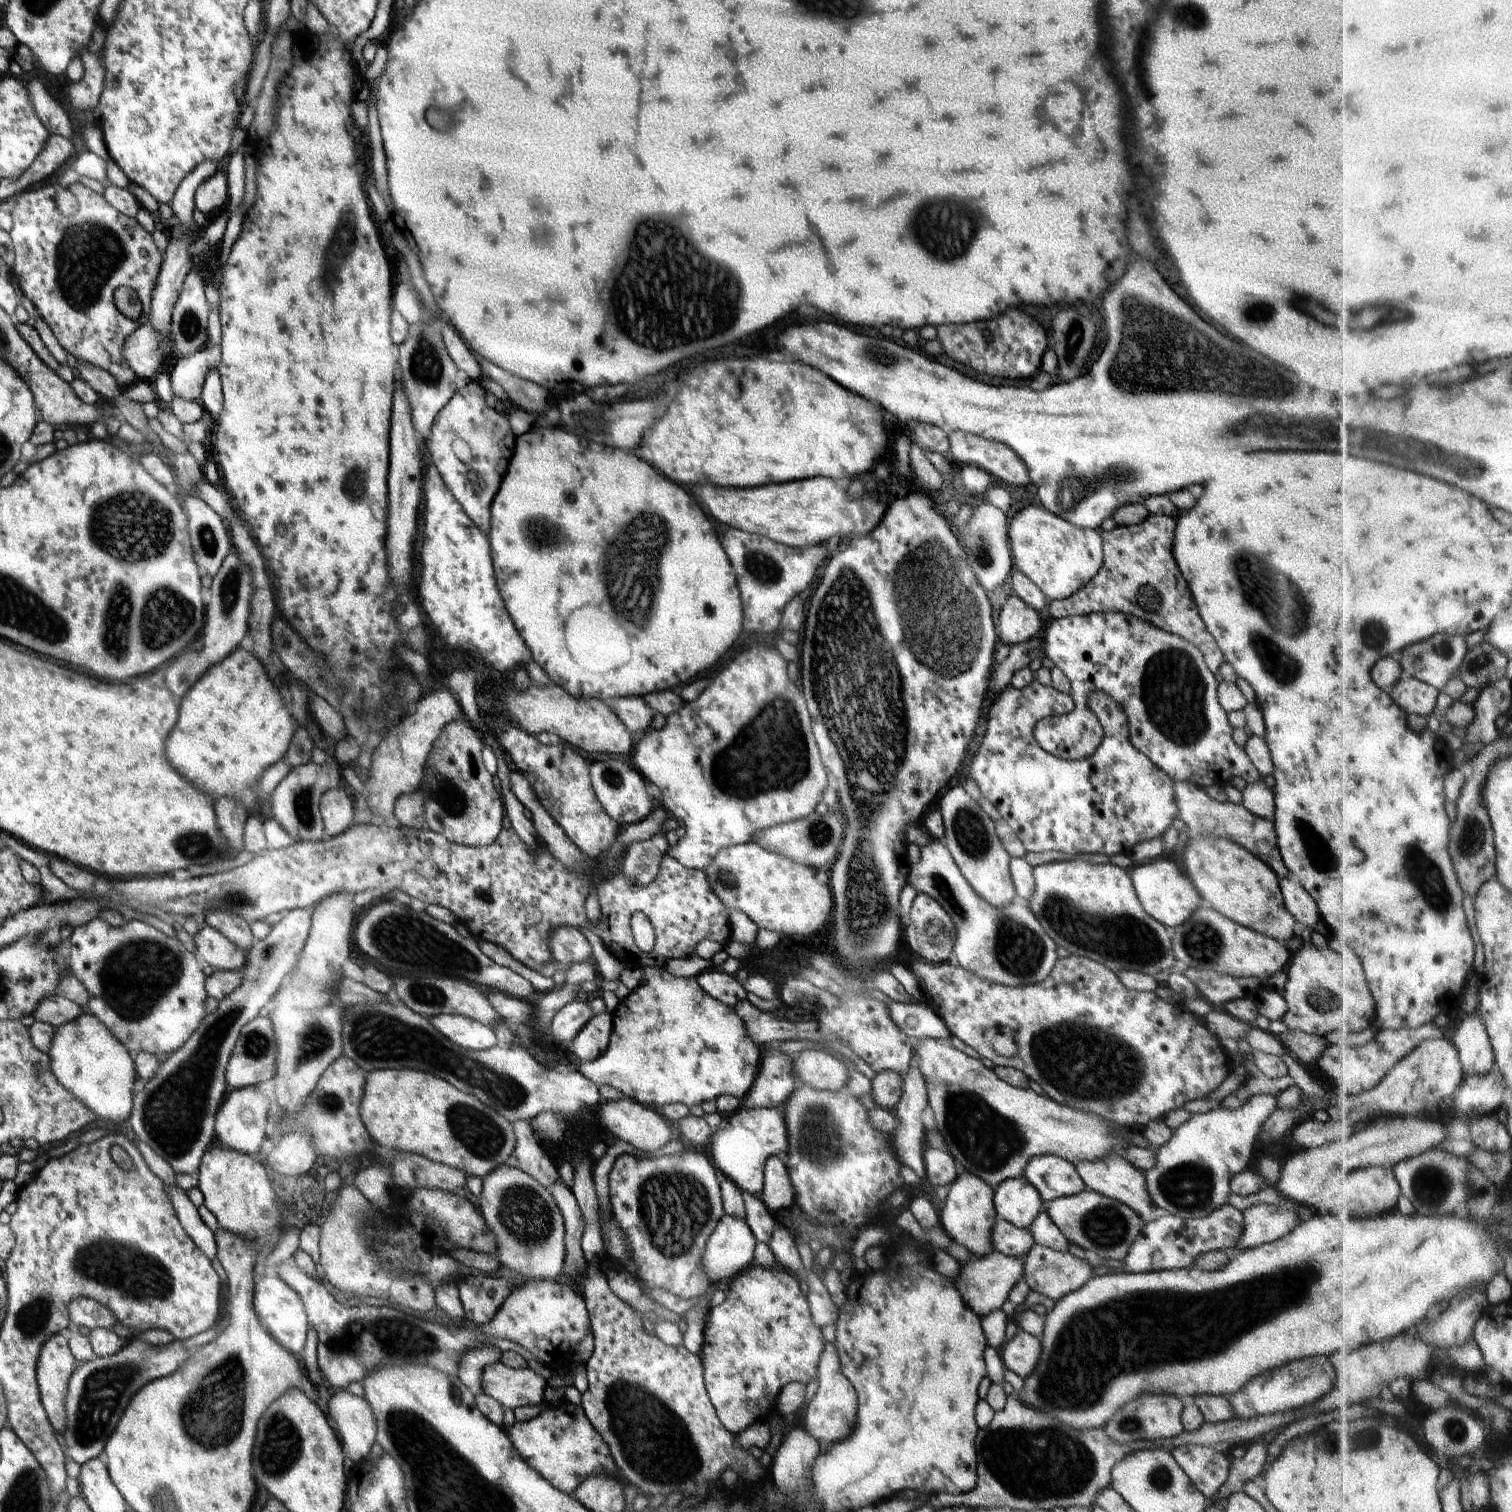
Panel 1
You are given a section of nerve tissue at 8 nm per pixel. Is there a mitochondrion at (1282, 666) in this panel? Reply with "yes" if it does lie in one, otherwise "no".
yes

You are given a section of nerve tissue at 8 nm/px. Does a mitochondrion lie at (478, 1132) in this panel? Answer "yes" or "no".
yes

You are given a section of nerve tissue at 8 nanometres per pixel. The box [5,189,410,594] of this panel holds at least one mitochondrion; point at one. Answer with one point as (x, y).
(88, 252)

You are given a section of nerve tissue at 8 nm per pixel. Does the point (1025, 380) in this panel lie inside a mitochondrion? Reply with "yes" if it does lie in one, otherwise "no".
no

